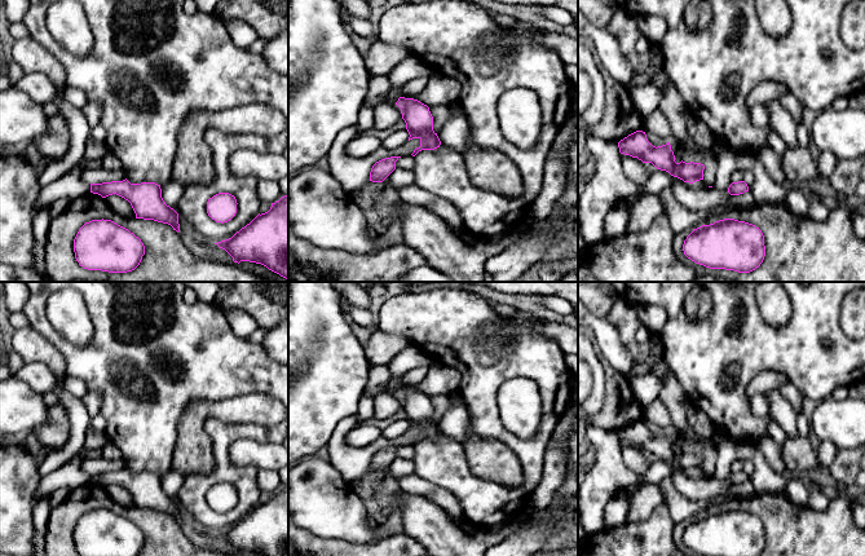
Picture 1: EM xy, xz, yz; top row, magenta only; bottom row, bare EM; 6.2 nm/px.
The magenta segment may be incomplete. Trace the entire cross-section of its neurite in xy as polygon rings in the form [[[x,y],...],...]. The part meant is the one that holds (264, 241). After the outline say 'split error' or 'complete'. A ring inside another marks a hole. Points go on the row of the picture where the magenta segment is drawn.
[[[288,195],[282,197],[265,213],[259,213],[250,224],[231,238],[215,243],[225,250],[234,262],[250,261],[266,266],[269,270],[288,279]]]; complete

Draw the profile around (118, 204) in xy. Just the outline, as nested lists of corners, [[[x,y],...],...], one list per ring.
[[[112,194],[105,198],[107,207],[116,215],[125,219],[136,219],[136,213],[128,200]]]

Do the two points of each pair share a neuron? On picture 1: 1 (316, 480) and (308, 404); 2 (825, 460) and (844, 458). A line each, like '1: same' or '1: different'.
1: different
2: different

